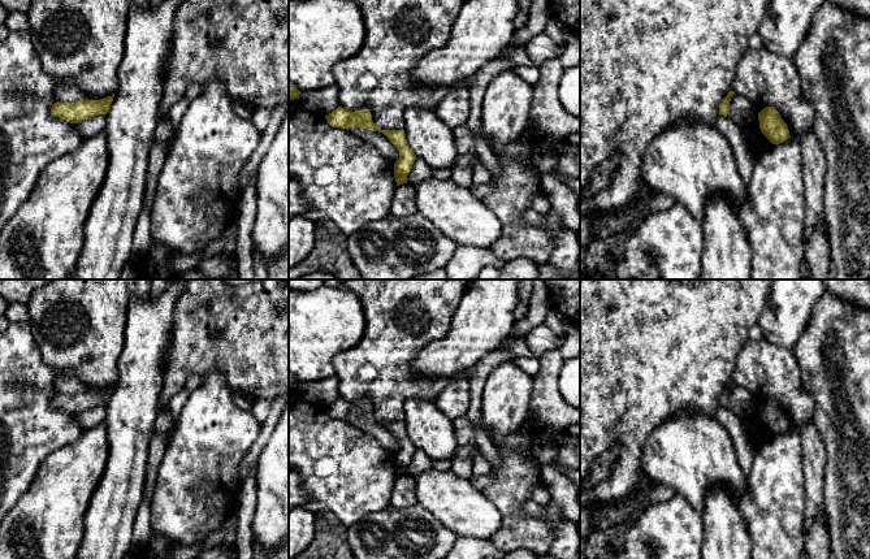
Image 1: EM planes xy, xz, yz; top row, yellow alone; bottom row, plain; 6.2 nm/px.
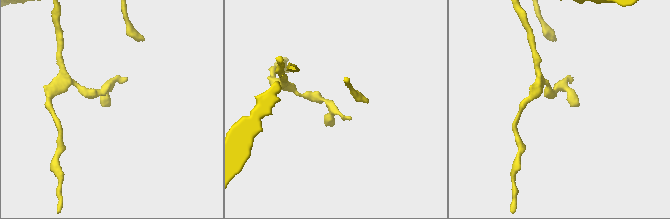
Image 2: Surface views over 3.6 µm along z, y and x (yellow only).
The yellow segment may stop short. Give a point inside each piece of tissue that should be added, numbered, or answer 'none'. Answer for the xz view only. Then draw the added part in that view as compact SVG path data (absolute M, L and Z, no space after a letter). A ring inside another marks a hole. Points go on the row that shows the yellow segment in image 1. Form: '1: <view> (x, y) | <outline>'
none

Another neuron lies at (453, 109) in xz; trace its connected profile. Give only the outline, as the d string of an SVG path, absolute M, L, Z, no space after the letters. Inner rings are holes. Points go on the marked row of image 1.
M456 88L441 99L434 112L442 122L454 129L466 125L469 108L469 91L467 88Z

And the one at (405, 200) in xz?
M403 183L397 187L390 213L395 217L417 213L415 187L412 185Z

